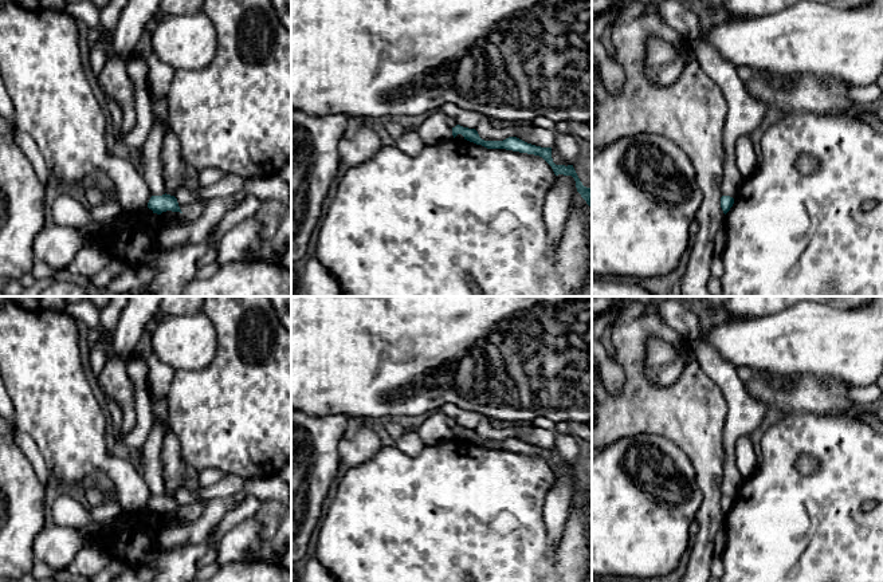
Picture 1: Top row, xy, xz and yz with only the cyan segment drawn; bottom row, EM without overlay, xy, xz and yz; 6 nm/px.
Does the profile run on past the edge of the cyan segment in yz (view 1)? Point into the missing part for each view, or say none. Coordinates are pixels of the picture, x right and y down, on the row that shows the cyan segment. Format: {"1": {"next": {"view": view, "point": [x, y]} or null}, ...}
{"1": {"next": null}}

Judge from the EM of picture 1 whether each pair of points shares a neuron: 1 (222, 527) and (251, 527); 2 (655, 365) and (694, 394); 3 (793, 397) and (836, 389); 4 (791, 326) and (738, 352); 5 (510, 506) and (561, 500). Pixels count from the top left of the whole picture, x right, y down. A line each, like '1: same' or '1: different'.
1: different
2: different
3: same
4: same
5: different

